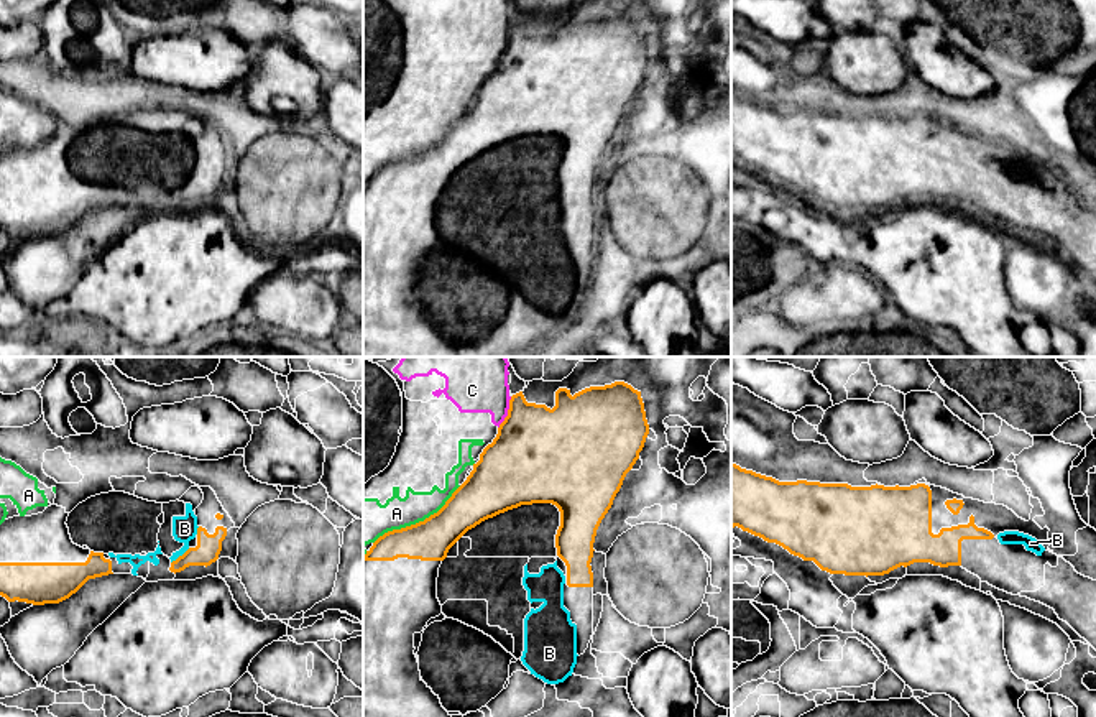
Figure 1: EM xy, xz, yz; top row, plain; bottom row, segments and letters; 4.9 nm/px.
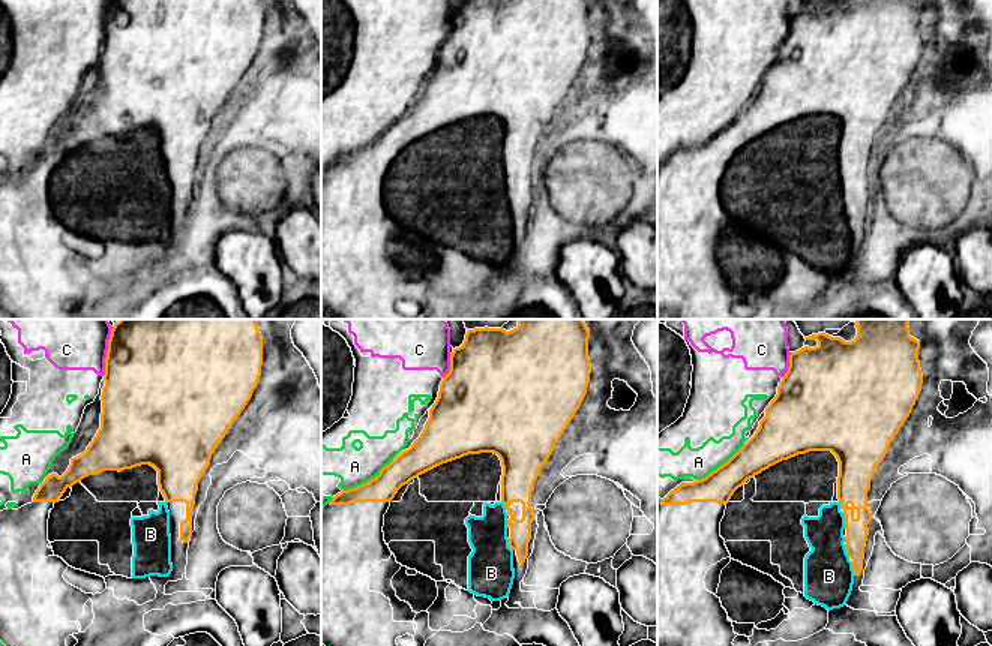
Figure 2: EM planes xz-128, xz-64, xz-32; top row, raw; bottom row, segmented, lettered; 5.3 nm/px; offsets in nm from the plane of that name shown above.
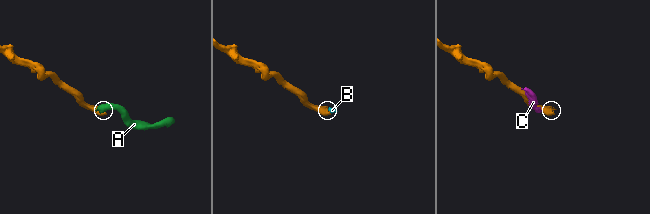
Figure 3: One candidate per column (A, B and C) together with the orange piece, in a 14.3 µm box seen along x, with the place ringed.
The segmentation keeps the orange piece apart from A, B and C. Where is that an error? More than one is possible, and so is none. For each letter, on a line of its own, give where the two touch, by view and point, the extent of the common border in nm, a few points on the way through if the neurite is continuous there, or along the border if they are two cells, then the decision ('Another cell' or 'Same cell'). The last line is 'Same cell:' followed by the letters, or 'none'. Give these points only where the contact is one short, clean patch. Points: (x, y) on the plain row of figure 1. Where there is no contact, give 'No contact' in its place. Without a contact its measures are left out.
A: Touches orange at xz (419, 153). Shared border 500 nm. Another cell
B: Touches orange at xy (179, 188). Shared border 120 nm. Same cell
C: Touches orange at xz (508, 45). Shared border 170 nm. Another cell
Same cell: B

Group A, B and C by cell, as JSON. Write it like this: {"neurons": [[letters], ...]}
{"neurons": [["A", "C"], ["B"]]}

